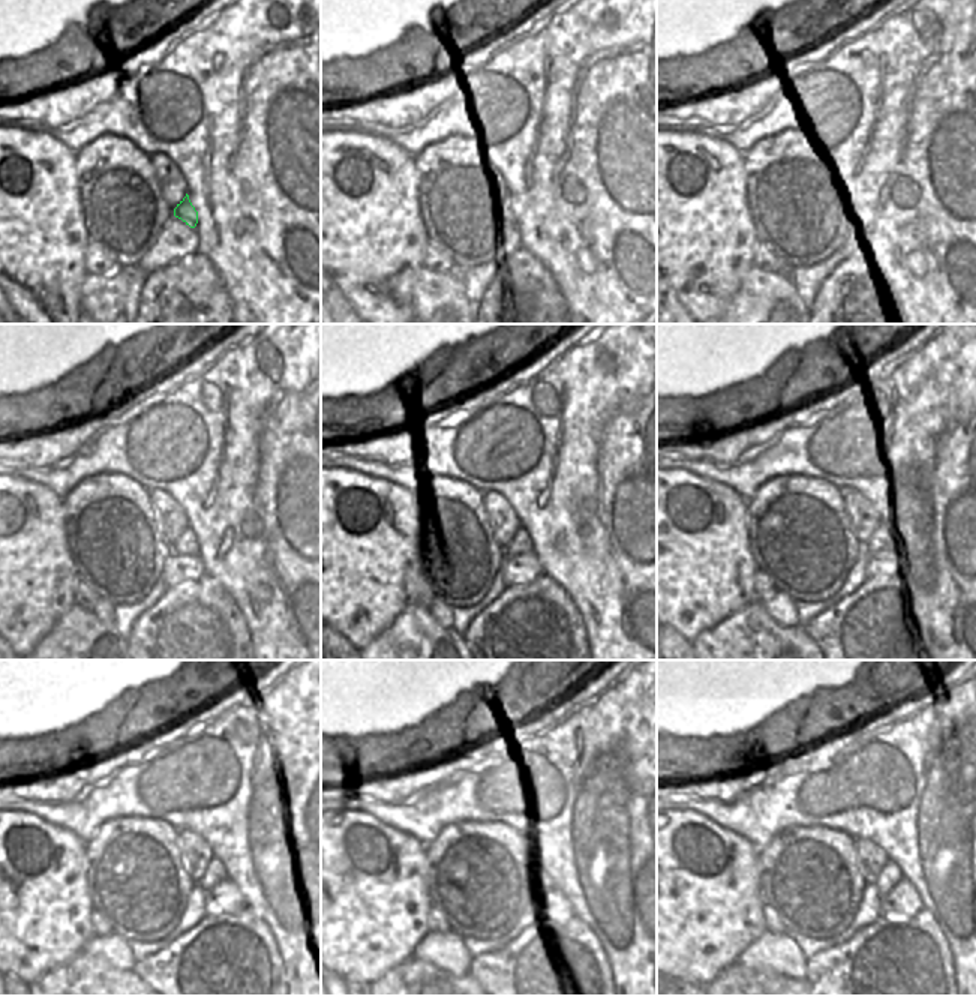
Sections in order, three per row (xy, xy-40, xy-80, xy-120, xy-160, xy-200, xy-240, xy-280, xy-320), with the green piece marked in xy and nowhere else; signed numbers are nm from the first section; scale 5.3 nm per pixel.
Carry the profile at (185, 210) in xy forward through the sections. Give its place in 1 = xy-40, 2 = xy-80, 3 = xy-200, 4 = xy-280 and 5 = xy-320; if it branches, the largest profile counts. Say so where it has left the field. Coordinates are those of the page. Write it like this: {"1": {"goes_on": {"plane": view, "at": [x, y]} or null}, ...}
{"1": {"goes_on": {"plane": "xy-40", "at": [525, 216]}}, "2": {"goes_on": {"plane": "xy-80", "at": [865, 219]}}, "3": {"goes_on": {"plane": "xy-200", "at": [877, 543]}}, "4": {"goes_on": {"plane": "xy-280", "at": [553, 873]}}, "5": {"goes_on": {"plane": "xy-320", "at": [889, 875]}}}

